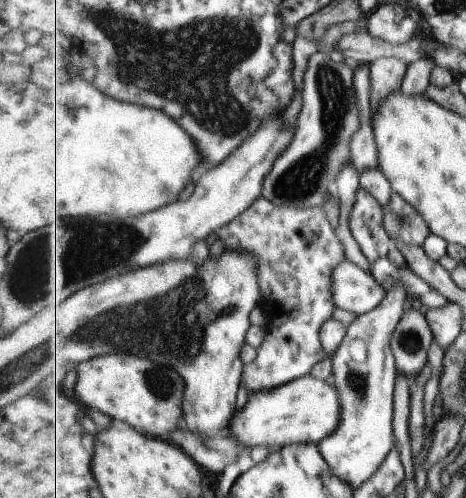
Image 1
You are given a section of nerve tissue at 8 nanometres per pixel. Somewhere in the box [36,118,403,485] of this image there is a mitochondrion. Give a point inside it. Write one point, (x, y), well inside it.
(171, 325)

